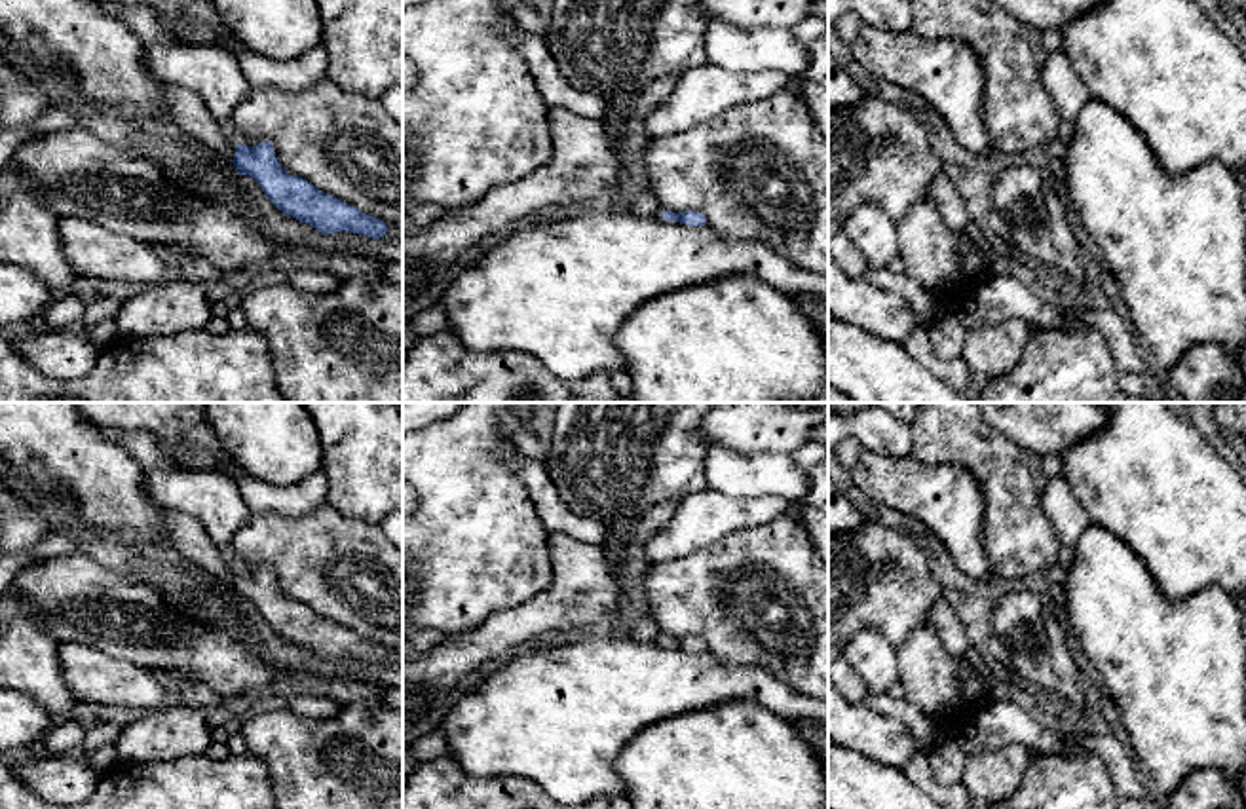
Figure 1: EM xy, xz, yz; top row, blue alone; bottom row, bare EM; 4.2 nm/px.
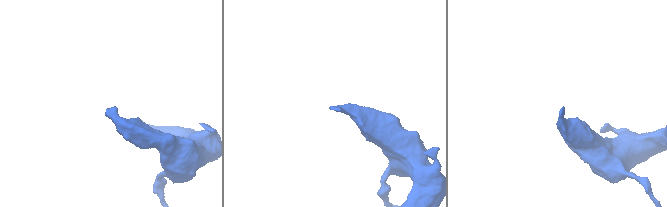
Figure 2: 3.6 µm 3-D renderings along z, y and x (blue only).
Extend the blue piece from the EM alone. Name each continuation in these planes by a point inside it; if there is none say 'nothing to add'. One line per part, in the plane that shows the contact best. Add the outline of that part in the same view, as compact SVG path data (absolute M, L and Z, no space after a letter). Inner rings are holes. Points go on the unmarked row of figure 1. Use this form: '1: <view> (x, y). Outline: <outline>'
1: xy (192, 540). Outline: M169 511L163 517L163 534L173 537L179 553L192 560L198 568L203 568L213 577L234 585L236 568L215 545L199 518L188 513Z

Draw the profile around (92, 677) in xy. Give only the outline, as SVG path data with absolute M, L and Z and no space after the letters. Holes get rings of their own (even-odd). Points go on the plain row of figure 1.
M80 642L59 646L68 689L80 703L104 703L141 712L163 706L165 691L154 670L104 655Z

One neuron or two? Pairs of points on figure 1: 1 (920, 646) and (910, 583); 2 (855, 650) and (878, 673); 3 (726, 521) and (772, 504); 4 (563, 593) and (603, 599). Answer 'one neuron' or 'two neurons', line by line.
1: two neurons
2: one neuron
3: one neuron
4: one neuron

